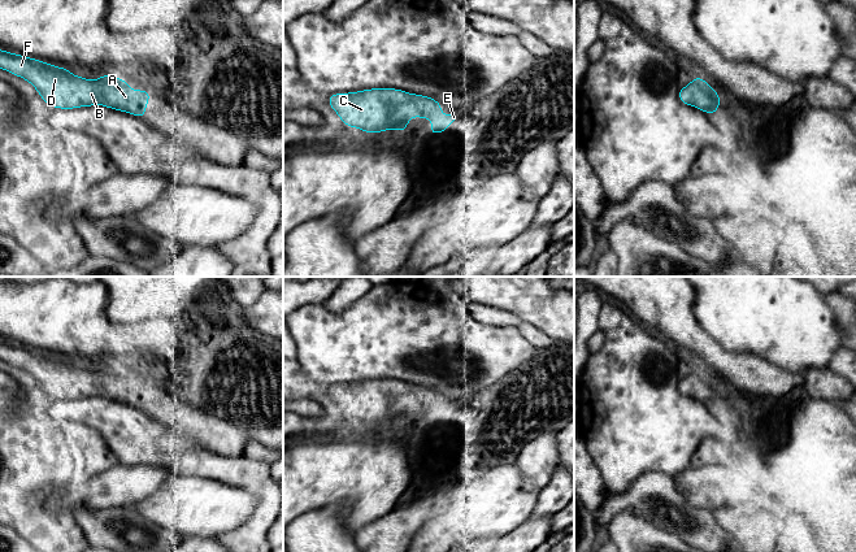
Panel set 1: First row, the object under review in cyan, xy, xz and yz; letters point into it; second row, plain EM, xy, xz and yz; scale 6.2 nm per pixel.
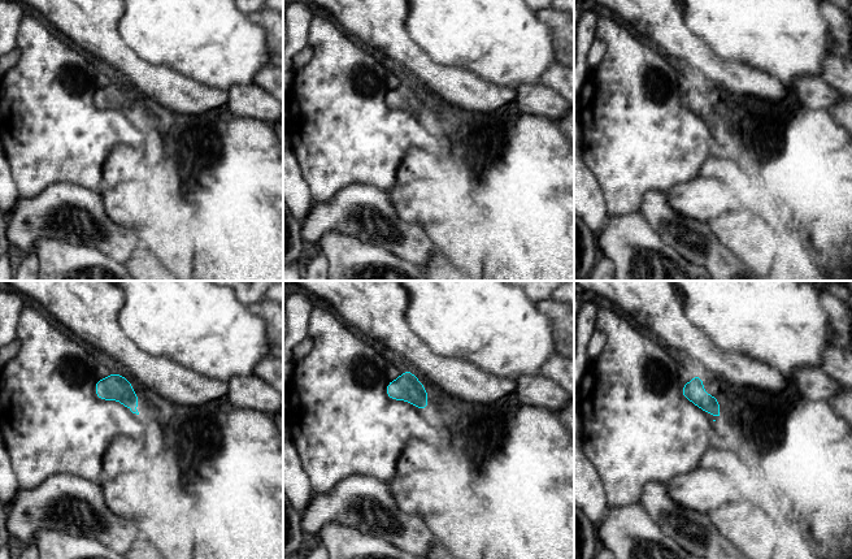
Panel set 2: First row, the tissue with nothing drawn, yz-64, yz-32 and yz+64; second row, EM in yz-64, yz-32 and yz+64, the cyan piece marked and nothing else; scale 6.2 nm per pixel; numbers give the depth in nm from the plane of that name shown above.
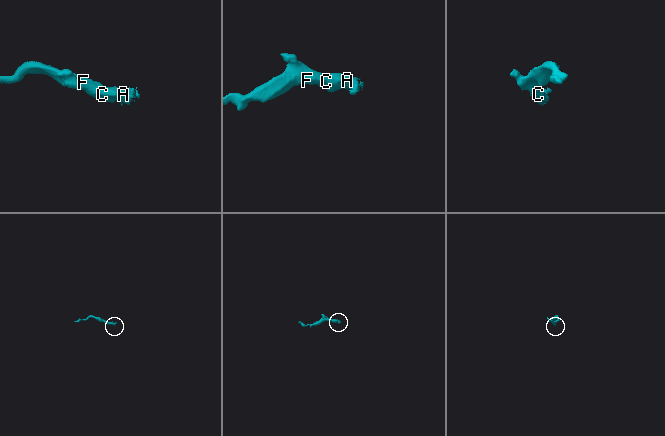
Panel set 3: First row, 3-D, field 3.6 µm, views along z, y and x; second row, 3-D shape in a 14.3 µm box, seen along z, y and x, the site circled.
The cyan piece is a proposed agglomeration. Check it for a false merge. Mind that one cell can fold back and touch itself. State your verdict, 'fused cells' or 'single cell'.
single cell

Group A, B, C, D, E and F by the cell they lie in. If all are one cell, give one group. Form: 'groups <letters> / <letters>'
groups A B C D E F

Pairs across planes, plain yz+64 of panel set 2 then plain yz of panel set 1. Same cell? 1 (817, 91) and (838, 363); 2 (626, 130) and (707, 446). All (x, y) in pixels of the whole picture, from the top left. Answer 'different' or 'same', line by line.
1: same
2: different

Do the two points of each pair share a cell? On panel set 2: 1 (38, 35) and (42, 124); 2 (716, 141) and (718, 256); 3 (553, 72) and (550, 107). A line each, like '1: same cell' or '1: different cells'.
1: same cell
2: different cells
3: same cell

